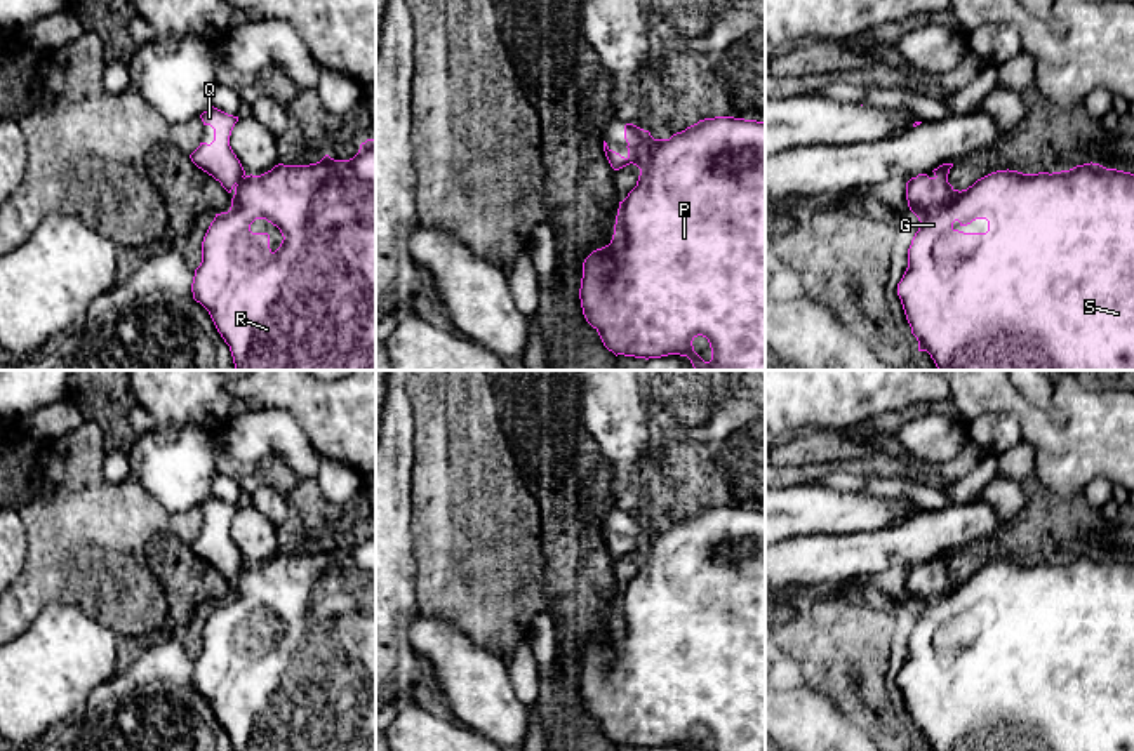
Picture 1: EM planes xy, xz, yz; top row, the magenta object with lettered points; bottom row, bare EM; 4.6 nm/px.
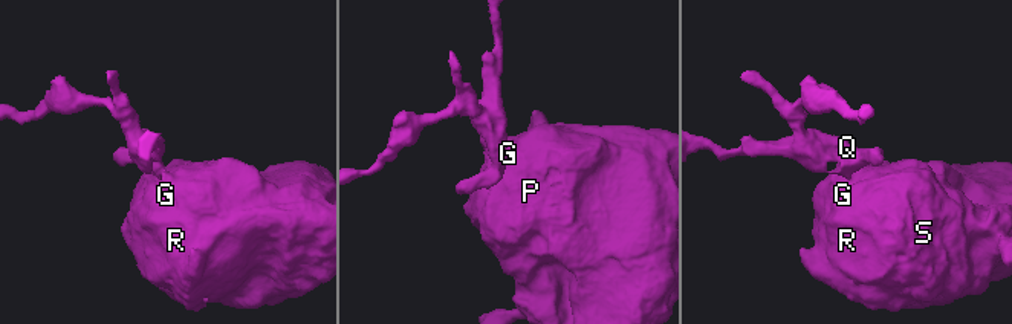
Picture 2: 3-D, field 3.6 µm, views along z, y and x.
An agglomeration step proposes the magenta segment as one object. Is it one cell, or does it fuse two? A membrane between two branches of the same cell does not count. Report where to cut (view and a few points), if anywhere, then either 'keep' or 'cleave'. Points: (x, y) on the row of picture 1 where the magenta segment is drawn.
cut none; keep

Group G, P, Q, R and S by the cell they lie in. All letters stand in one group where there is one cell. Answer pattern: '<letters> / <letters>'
G P Q R S

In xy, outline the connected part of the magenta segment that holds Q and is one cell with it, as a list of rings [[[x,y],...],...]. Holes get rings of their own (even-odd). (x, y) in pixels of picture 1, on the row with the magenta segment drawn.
[[[214,106],[200,115],[203,125],[214,129],[214,141],[200,146],[190,155],[191,162],[212,176],[228,193],[235,193],[228,212],[216,214],[202,242],[202,263],[195,269],[191,292],[210,315],[217,332],[230,346],[235,370],[376,370],[376,139],[360,144],[358,153],[350,160],[334,160],[325,155],[320,162],[310,165],[278,163],[261,176],[247,176],[240,160],[230,146],[230,136],[238,116],[228,115]],[[256,219],[266,219],[277,226],[284,236],[280,247],[270,249],[268,233],[252,233],[250,224]]]

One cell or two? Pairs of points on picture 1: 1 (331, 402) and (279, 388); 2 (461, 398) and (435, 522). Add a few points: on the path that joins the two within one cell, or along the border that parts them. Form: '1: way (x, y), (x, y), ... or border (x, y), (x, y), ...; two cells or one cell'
1: way (319, 402), (312, 402), (291, 388); one cell
2: way (460, 430), (460, 491); one cell

